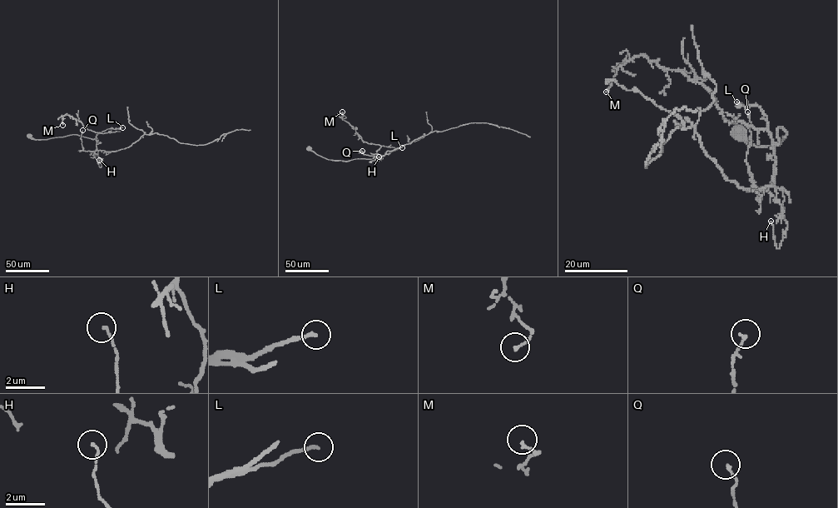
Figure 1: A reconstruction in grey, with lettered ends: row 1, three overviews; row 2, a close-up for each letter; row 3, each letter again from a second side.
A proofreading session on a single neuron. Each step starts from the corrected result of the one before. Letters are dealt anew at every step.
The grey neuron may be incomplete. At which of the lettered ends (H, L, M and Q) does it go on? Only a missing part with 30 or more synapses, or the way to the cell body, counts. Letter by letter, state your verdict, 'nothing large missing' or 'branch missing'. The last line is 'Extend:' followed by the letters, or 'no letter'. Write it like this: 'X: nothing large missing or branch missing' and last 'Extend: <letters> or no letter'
H: nothing large missing
L: nothing large missing
M: nothing large missing
Q: nothing large missing
Extend: no letter

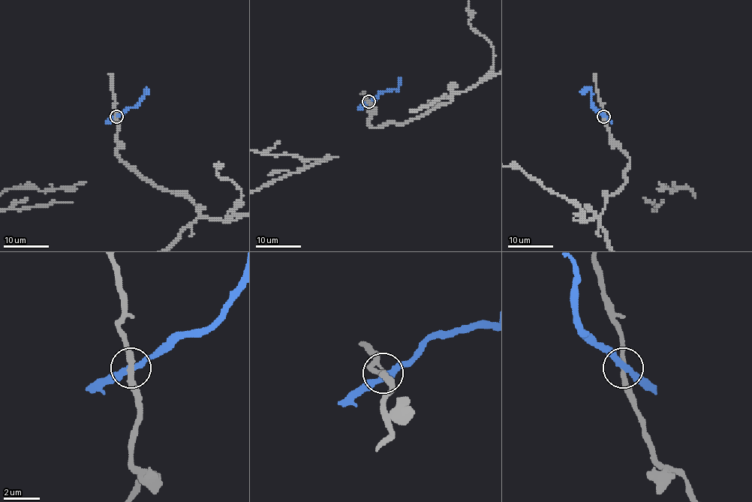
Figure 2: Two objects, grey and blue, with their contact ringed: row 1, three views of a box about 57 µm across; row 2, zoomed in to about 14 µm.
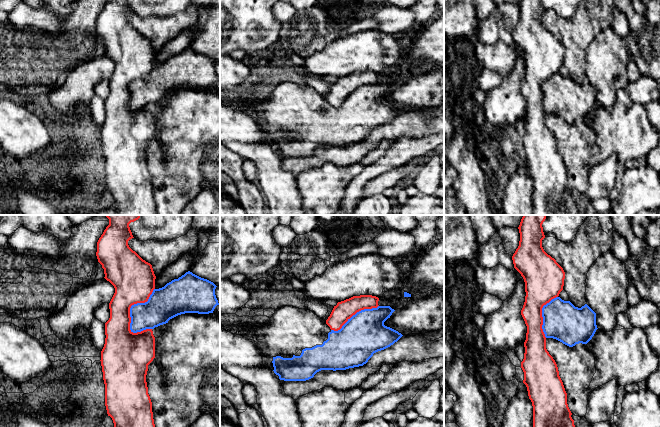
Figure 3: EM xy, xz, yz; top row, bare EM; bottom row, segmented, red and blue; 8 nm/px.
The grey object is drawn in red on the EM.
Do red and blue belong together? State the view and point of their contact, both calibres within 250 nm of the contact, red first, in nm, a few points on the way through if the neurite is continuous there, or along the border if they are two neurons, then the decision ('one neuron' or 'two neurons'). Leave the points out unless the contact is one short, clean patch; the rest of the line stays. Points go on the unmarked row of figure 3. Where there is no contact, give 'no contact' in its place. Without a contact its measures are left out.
contact xy (131, 81); calibres 340 and 260 nm; two neurons

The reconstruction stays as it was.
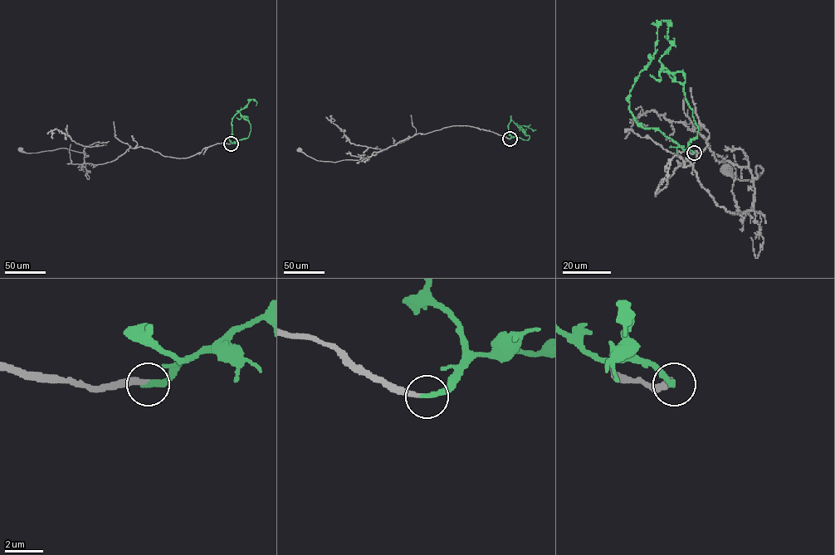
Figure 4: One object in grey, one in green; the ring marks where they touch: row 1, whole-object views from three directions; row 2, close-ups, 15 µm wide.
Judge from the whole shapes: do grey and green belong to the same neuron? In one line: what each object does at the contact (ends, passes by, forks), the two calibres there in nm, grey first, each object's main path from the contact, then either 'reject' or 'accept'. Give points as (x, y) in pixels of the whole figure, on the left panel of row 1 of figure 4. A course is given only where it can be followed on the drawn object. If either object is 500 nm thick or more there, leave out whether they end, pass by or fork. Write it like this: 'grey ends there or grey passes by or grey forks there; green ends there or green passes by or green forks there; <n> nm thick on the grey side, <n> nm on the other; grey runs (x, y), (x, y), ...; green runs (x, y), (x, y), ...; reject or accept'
grey ends there; green ends there; 240 nm thick on the grey side, 280 nm on the other; grey runs (231, 143), (186, 158), (129, 148), (98, 164), (67, 148), (21, 148); green runs (231, 143), (231, 119), (247, 104), (249, 99), (256, 100), (256, 105); accept

